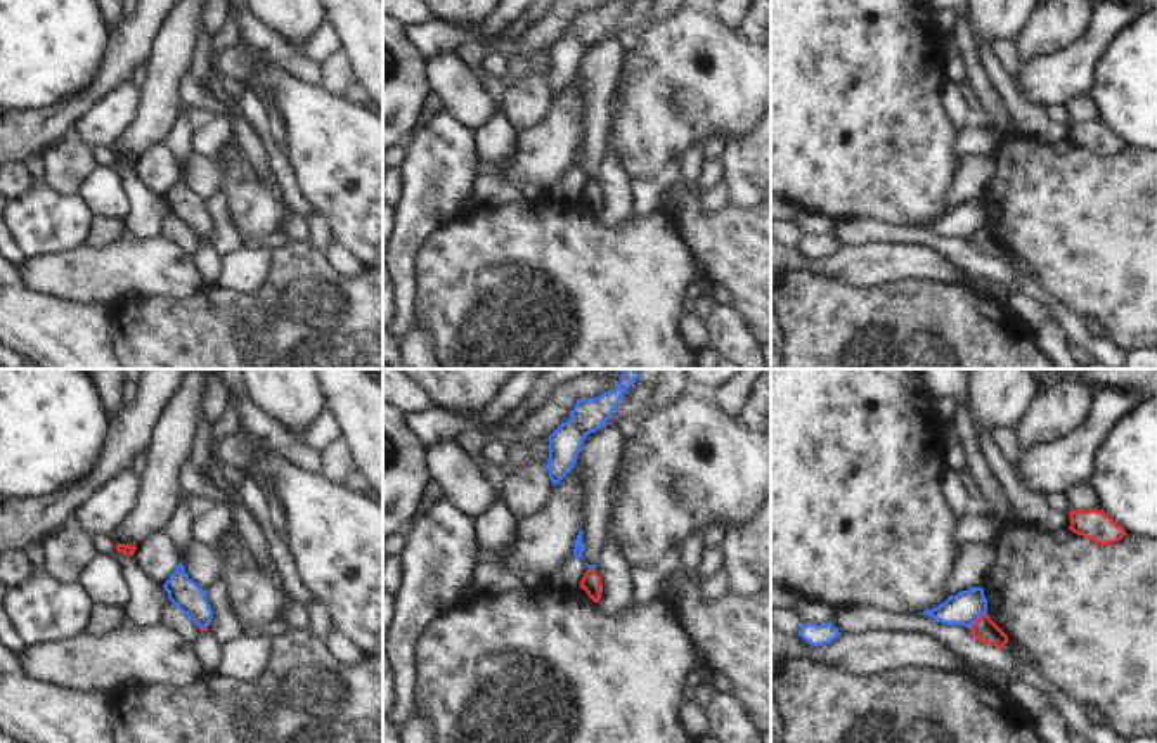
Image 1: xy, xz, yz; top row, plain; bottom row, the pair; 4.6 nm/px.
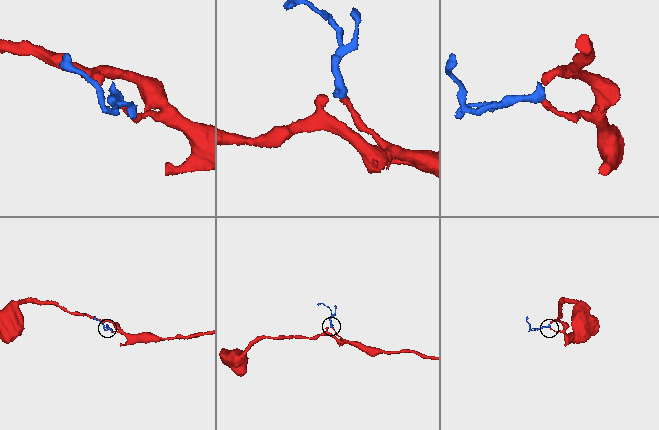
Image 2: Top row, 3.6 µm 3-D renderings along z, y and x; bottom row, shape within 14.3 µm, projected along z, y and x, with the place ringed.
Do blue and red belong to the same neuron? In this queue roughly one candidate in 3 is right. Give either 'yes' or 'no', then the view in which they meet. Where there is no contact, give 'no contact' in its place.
no | yz

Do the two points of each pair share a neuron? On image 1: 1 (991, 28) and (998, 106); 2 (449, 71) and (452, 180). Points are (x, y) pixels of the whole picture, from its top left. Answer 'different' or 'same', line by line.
1: different
2: different

